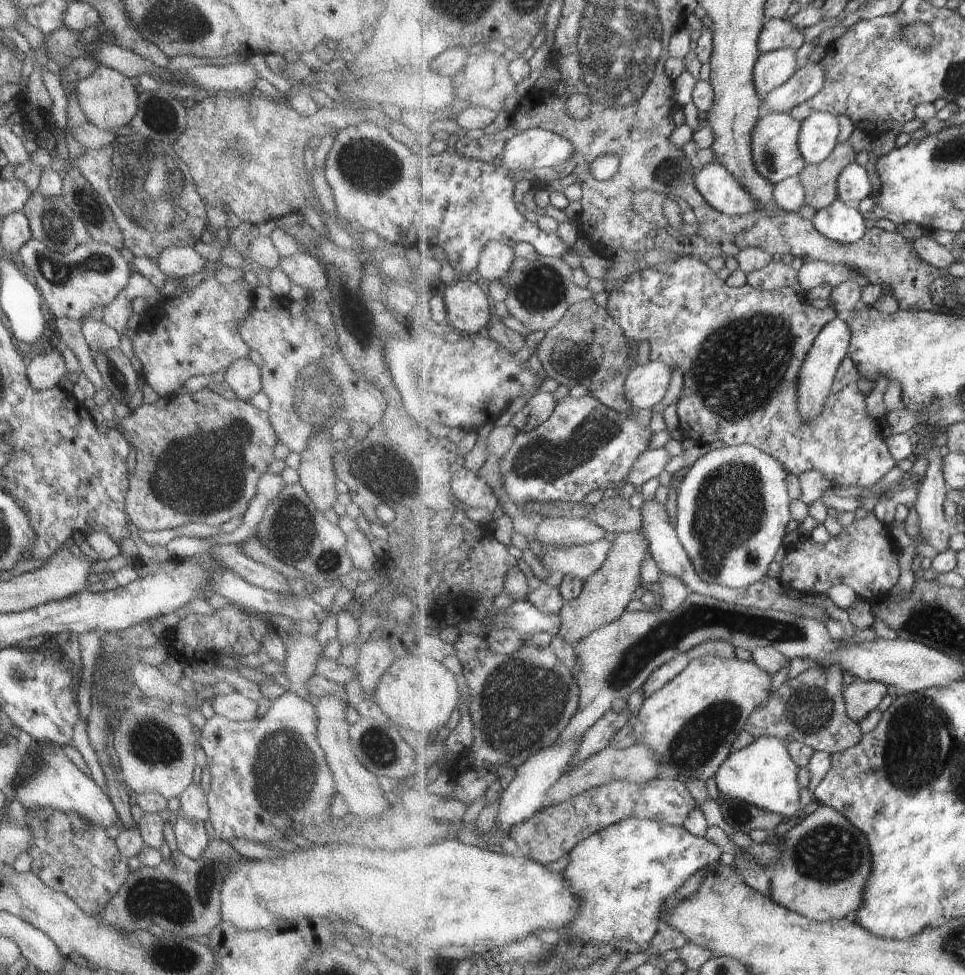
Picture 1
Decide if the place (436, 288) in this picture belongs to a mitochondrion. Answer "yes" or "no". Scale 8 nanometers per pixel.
no

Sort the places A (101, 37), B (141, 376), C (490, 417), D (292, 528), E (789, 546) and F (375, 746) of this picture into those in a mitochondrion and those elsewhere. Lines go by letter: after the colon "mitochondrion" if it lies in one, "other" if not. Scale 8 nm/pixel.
A: other
B: other
C: other
D: mitochondrion
E: other
F: mitochondrion

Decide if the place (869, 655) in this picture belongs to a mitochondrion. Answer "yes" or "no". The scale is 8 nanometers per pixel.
no

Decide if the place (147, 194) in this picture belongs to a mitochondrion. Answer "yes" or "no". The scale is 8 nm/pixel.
yes

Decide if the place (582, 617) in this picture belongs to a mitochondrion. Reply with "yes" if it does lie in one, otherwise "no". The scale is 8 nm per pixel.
no

